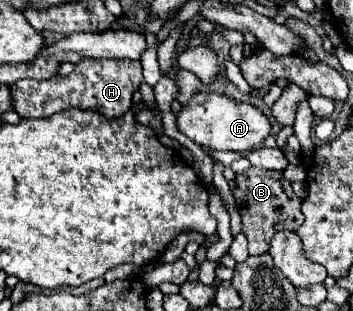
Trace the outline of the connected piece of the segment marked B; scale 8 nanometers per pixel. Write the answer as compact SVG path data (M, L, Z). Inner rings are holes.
M248 168L246 172L236 174L234 180L230 180L228 184L236 198L236 206L242 216L242 232L248 238L248 252L252 256L260 256L268 252L270 238L274 238L278 230L298 230L298 226L304 222L300 212L302 202L294 194L290 182L282 176L282 172Z

